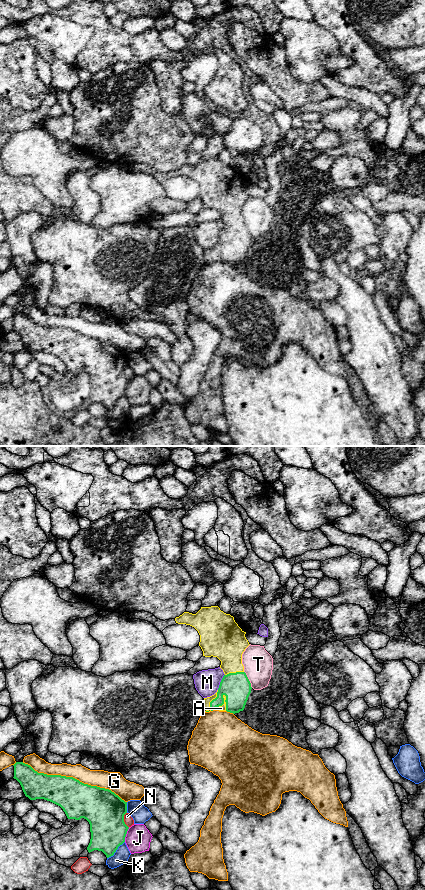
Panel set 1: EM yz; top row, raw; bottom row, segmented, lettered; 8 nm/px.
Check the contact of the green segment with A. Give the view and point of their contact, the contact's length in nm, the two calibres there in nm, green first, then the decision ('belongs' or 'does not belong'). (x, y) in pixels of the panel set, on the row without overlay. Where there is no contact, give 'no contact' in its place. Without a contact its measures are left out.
meets green in yz at (222, 256); contact 160 nm long; 220 nm thick on the green side, 50 nm on the other; belongs

